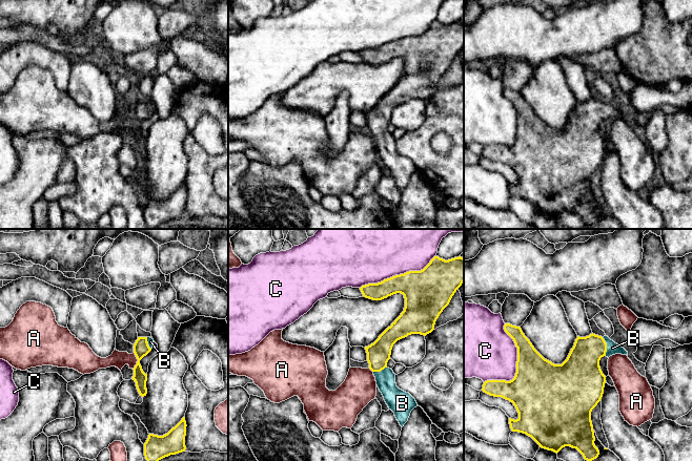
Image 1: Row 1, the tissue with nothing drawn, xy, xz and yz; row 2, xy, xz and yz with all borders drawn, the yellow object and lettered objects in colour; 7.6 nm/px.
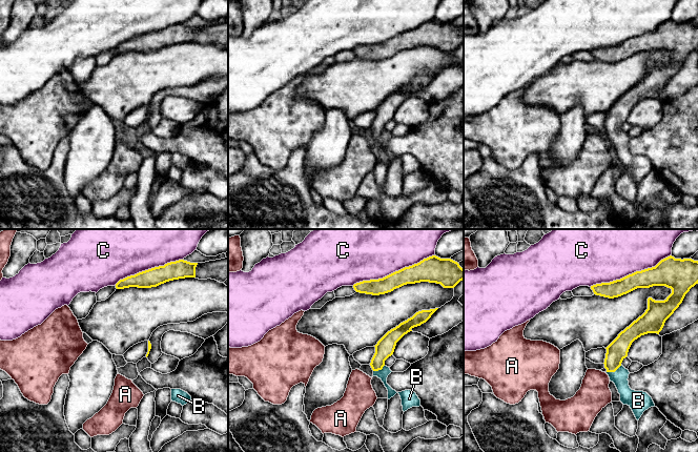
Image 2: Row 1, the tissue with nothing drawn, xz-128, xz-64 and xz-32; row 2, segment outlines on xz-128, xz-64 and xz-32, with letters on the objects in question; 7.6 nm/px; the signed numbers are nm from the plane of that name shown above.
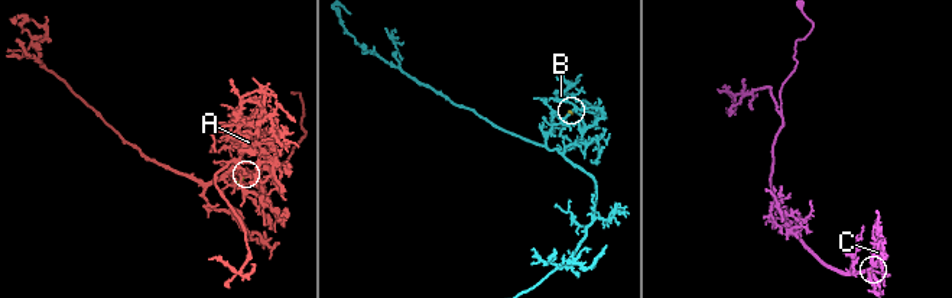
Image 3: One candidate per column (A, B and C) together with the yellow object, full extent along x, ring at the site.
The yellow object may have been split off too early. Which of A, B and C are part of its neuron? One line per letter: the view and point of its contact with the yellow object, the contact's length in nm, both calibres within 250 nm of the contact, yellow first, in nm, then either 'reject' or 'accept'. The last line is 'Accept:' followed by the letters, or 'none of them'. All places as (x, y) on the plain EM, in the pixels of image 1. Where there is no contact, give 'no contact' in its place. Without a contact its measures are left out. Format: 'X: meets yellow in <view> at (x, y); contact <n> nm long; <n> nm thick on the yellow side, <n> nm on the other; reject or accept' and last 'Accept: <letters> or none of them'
A: meets yellow in xy at (138, 125); contact 140 nm long; 120 nm thick on the yellow side, 120 nm on the other; reject
B: meets yellow in yz at (606, 111); contact 150 nm long; 280 nm thick on the yellow side, 90 nm on the other; accept
C: meets yellow in yz at (516, 130); contact 480 nm long; 440 nm thick on the yellow side, 420 nm on the other; reject
Accept: B

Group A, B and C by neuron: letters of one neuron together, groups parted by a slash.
A / B / C

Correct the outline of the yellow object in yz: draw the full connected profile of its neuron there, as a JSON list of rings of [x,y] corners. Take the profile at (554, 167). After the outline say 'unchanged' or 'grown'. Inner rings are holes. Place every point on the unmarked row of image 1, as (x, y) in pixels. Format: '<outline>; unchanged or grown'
[[[505,88],[505,97],[513,104],[517,112],[516,138],[512,145],[487,145],[483,149],[482,155],[490,161],[502,162],[509,165],[515,171],[518,183],[509,183],[512,196],[518,196],[531,202],[542,213],[558,217],[563,212],[570,211],[576,213],[587,226],[596,224],[599,219],[595,211],[594,195],[591,186],[591,176],[601,166],[606,148],[606,141],[603,139],[599,125],[602,122],[610,122],[615,119],[627,120],[628,117],[611,105],[608,101],[590,99],[586,102],[575,104],[567,124],[562,129],[554,129],[545,124],[525,101],[521,91]]]; grown

